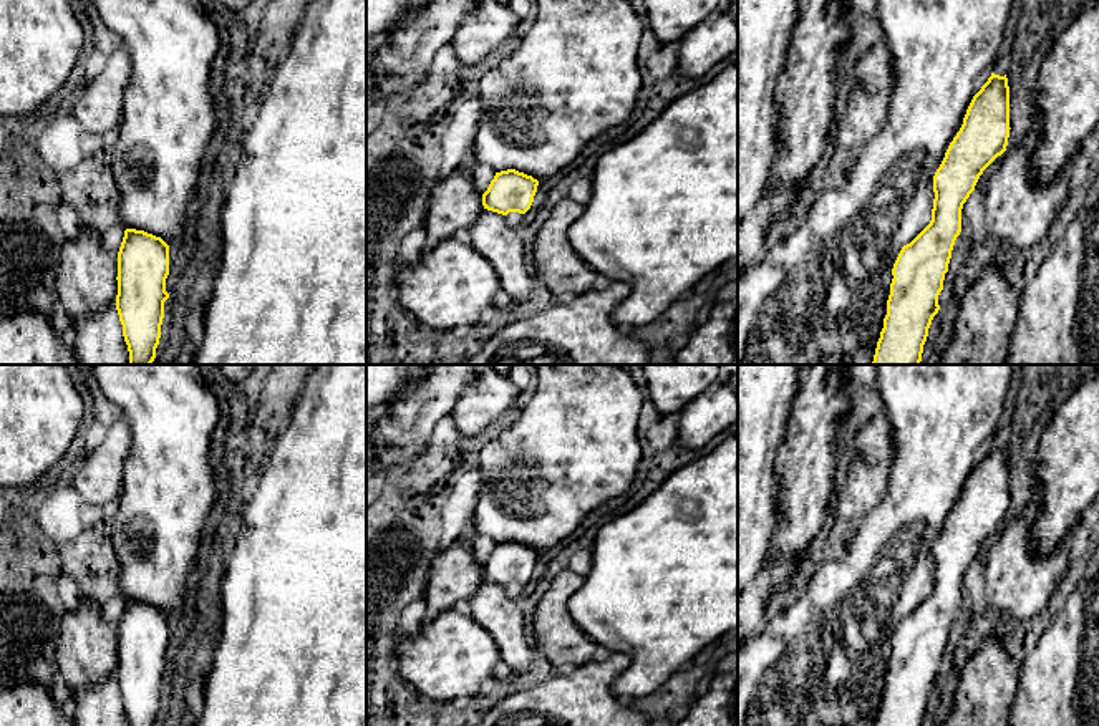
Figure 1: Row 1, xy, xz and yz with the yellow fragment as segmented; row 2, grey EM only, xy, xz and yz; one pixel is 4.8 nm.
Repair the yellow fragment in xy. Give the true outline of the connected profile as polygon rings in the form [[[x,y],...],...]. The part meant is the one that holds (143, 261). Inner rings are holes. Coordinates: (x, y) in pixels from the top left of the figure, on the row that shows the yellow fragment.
[[[126,229],[118,252],[116,310],[129,365],[151,365],[164,318],[169,245],[153,234]]]

